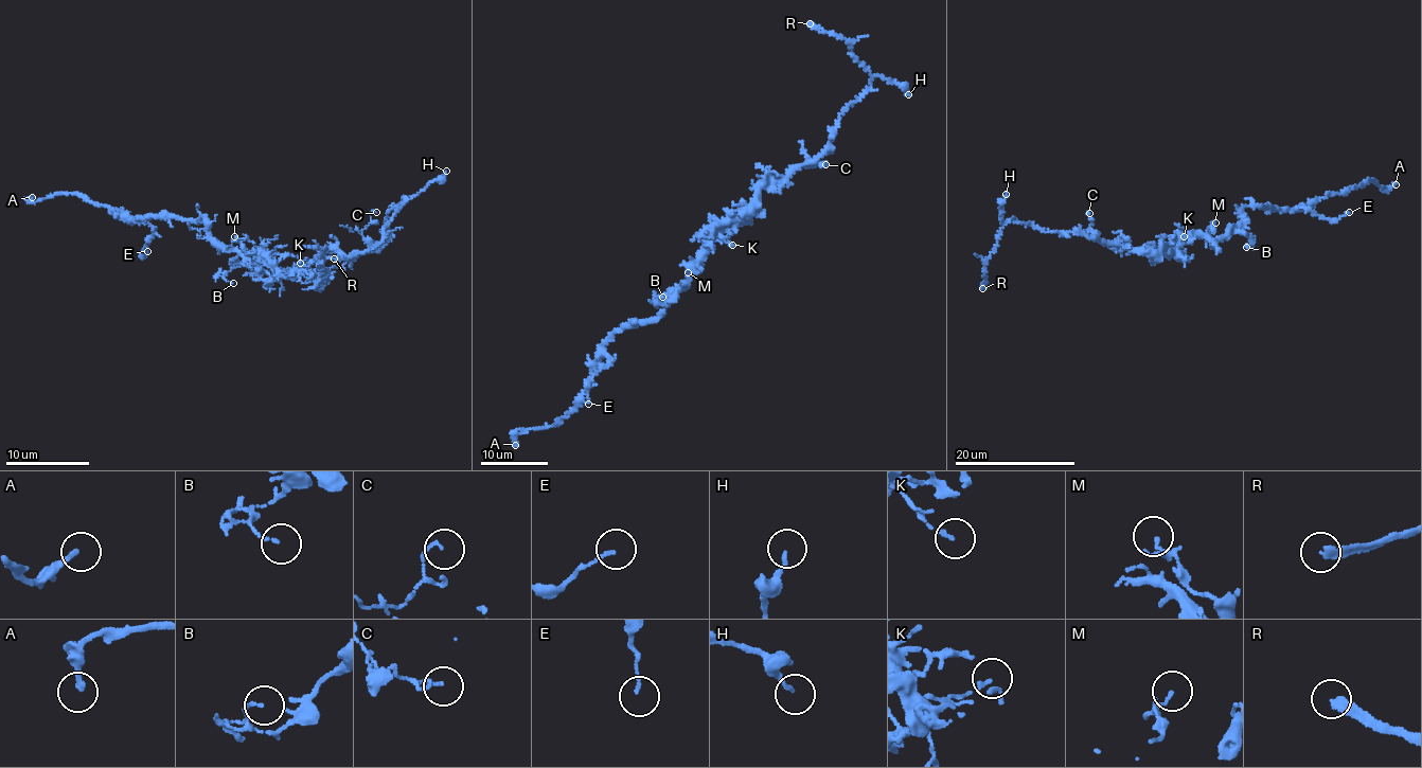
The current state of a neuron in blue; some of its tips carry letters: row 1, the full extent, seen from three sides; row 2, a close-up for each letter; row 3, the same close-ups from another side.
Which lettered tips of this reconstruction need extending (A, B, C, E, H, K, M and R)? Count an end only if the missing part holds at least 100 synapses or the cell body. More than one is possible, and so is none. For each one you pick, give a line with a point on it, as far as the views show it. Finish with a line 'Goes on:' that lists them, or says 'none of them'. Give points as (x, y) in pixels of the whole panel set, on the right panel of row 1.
R: at (982, 288)
Goes on: R

